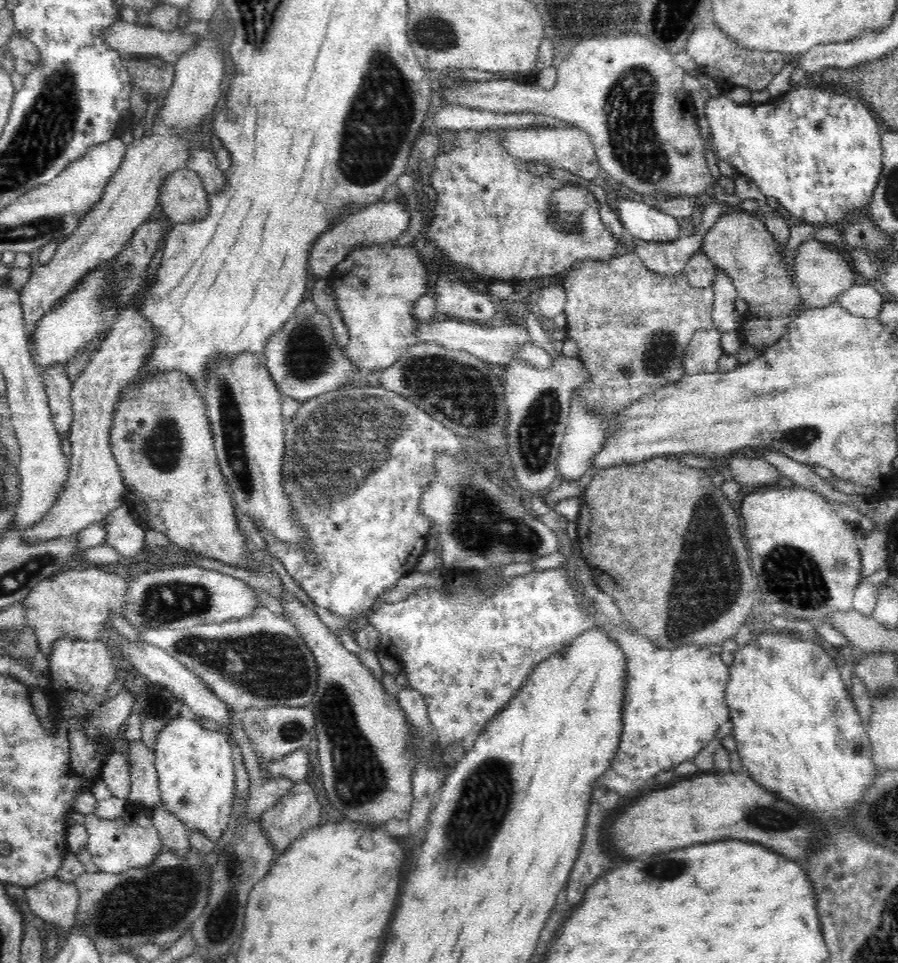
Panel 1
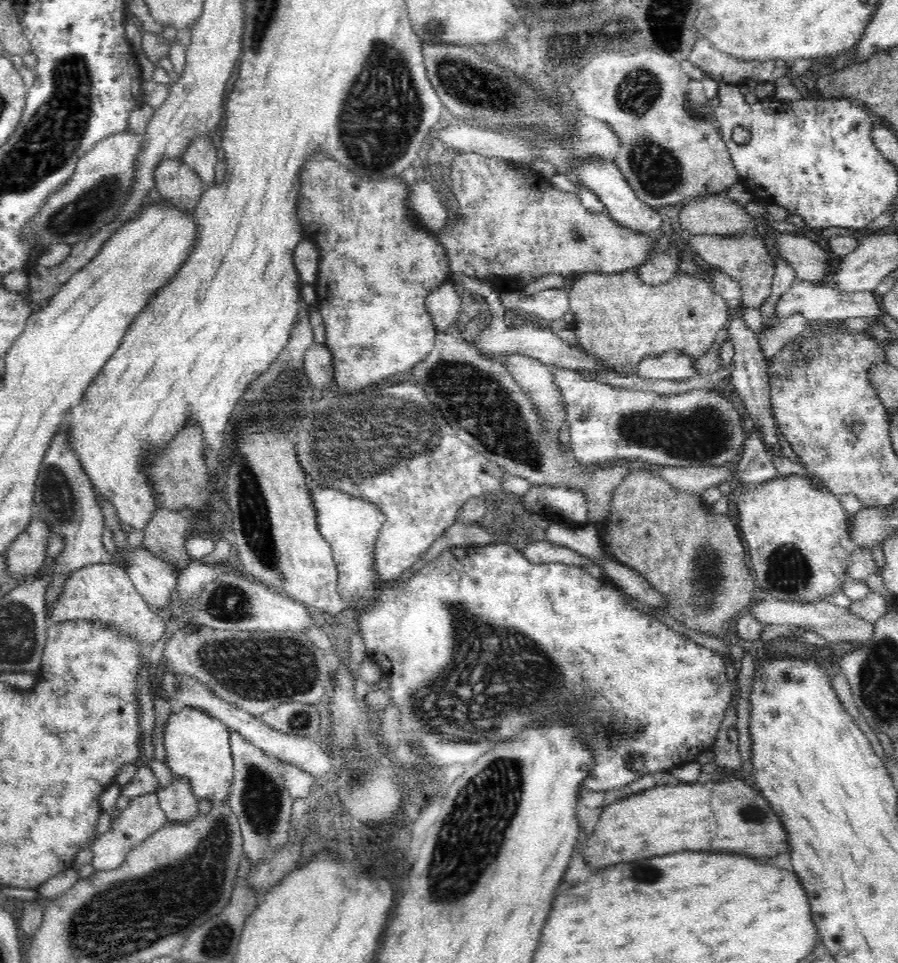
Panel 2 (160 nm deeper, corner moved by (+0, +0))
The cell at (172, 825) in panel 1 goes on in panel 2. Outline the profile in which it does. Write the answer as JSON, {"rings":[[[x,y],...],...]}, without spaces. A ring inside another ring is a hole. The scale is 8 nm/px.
{"rings":[[[174,776],[169,785],[160,789],[157,795],[162,810],[172,822],[190,822],[199,812],[199,798],[194,794],[191,782],[186,777]]]}

